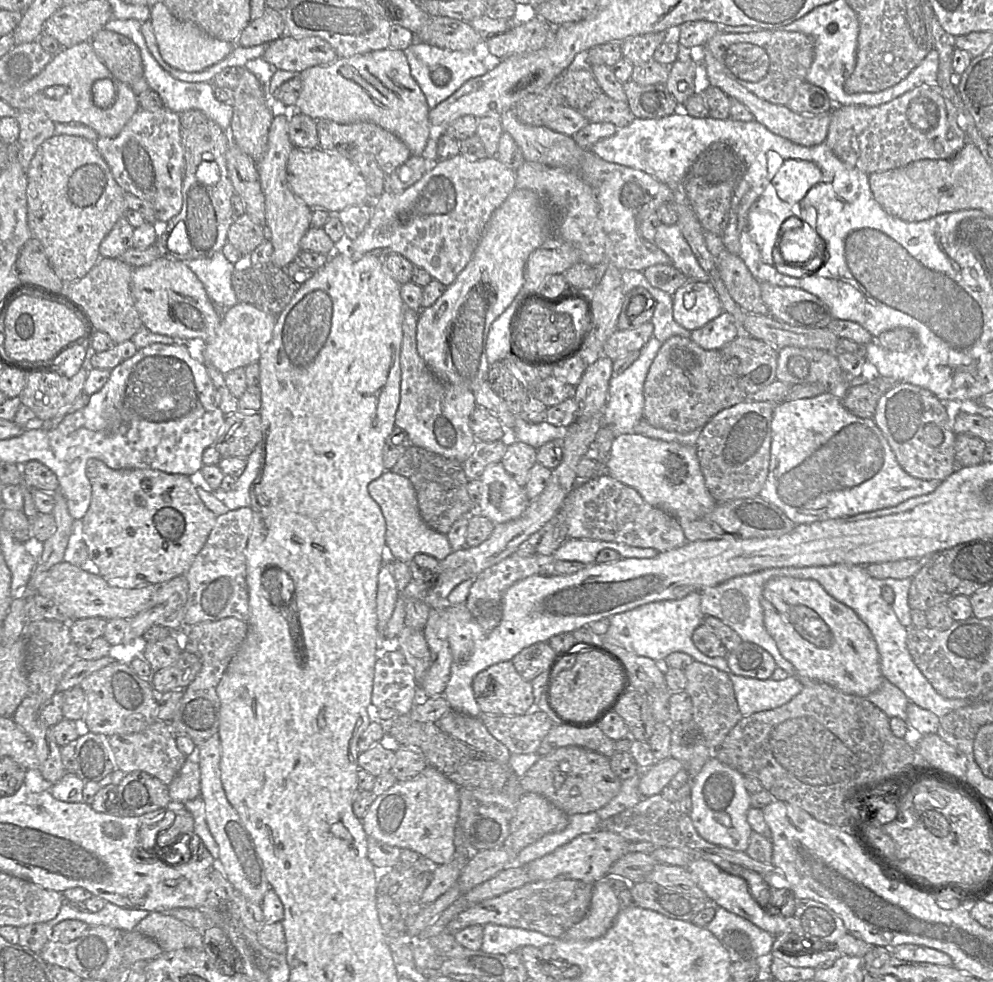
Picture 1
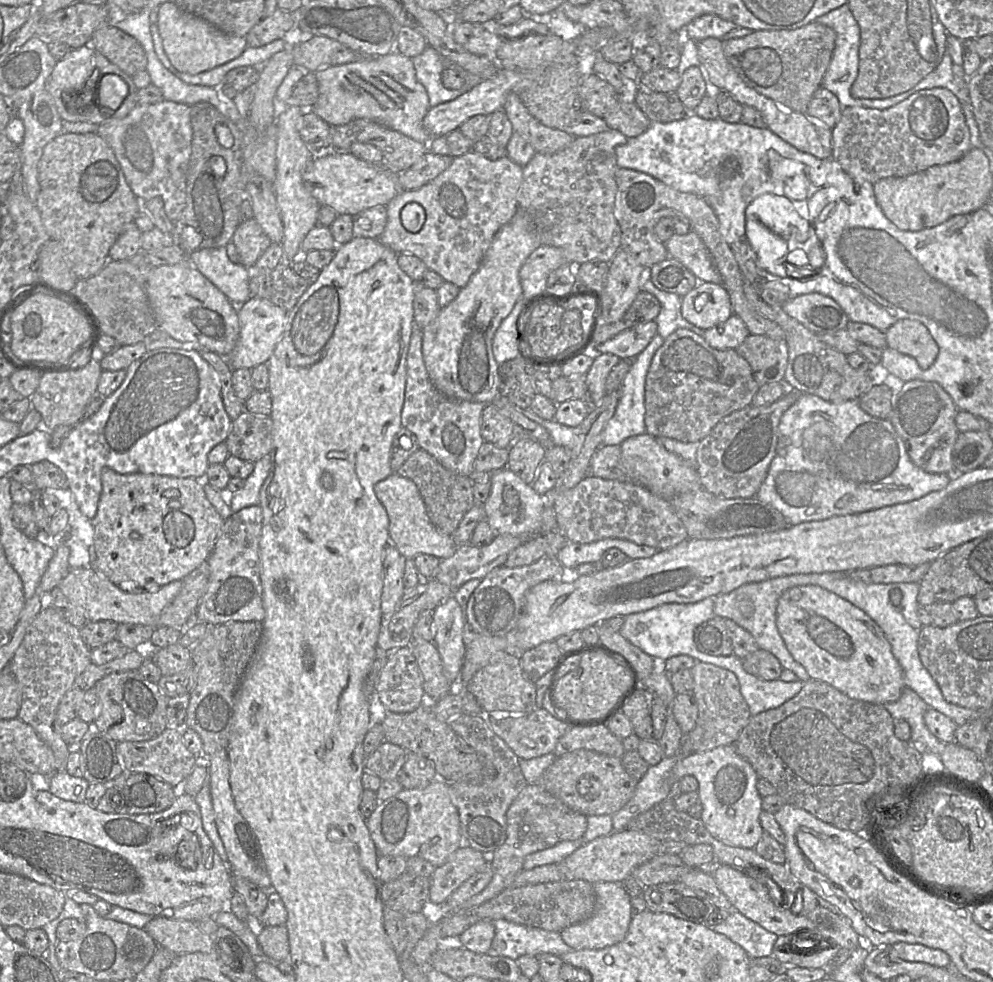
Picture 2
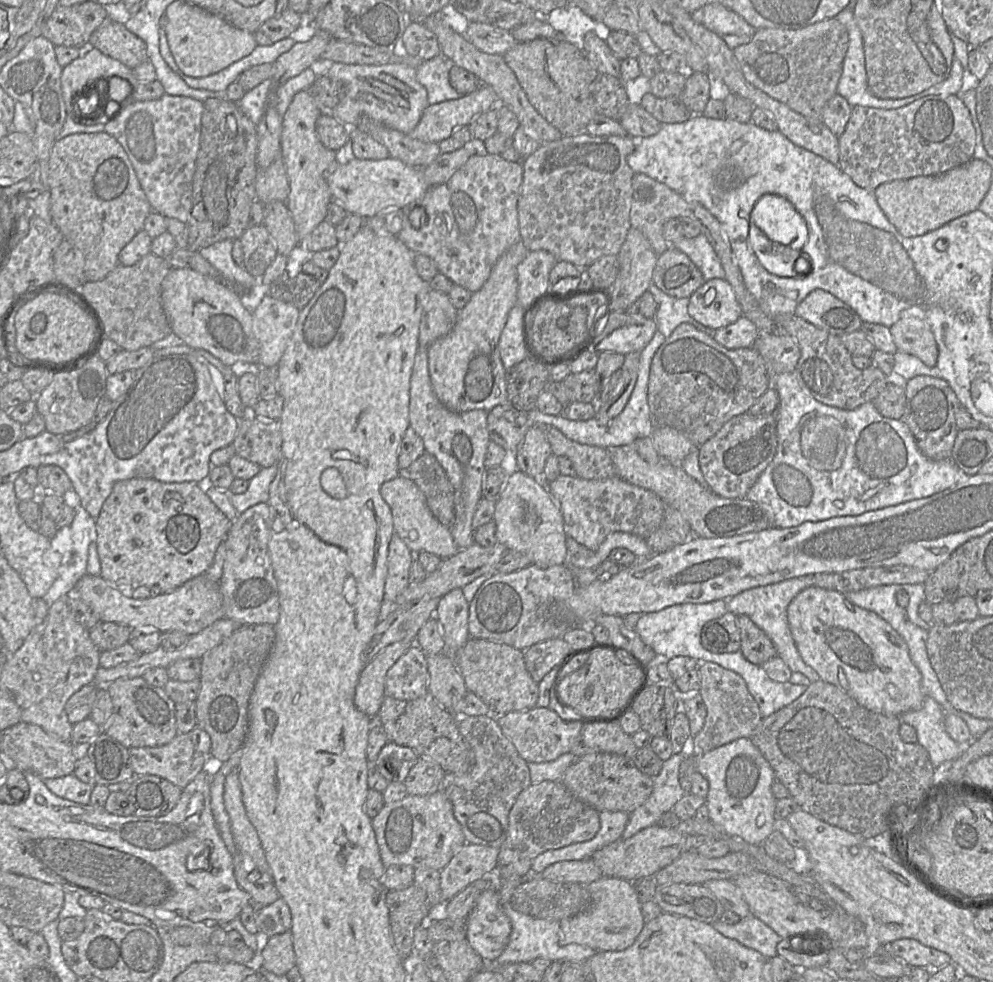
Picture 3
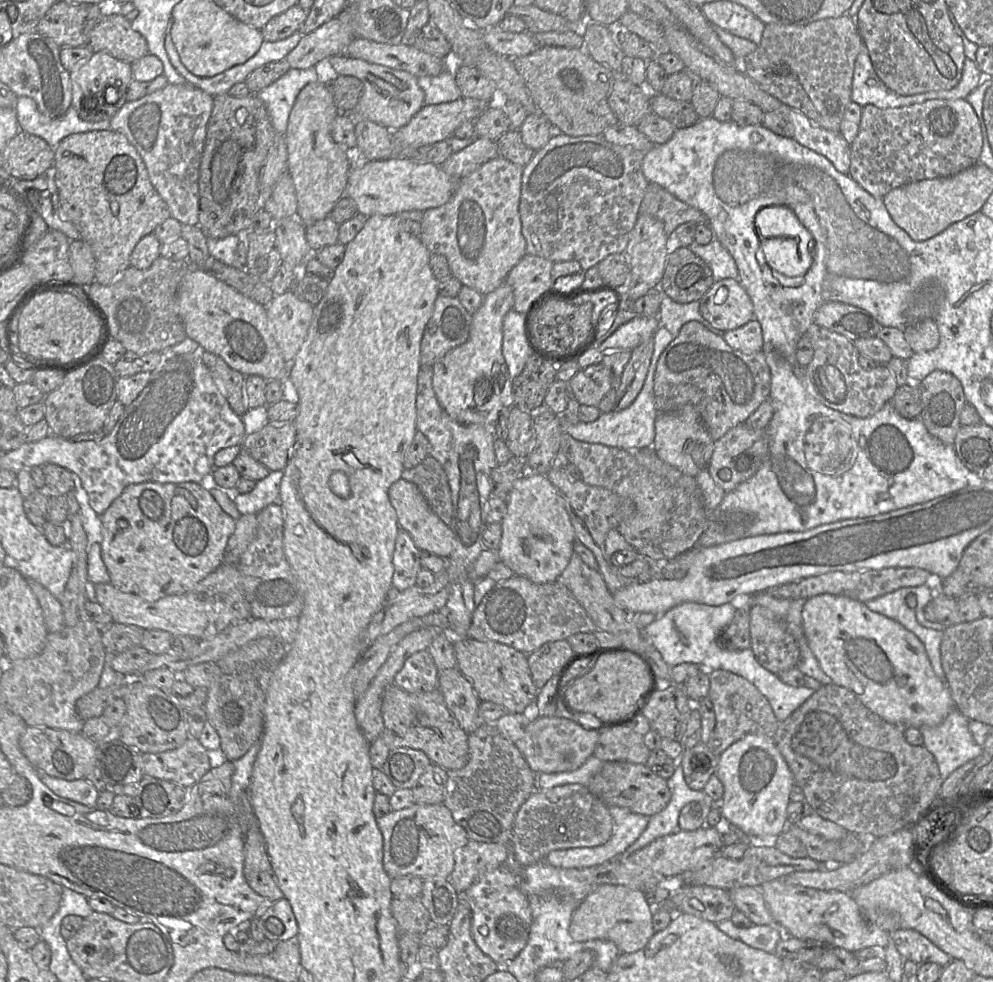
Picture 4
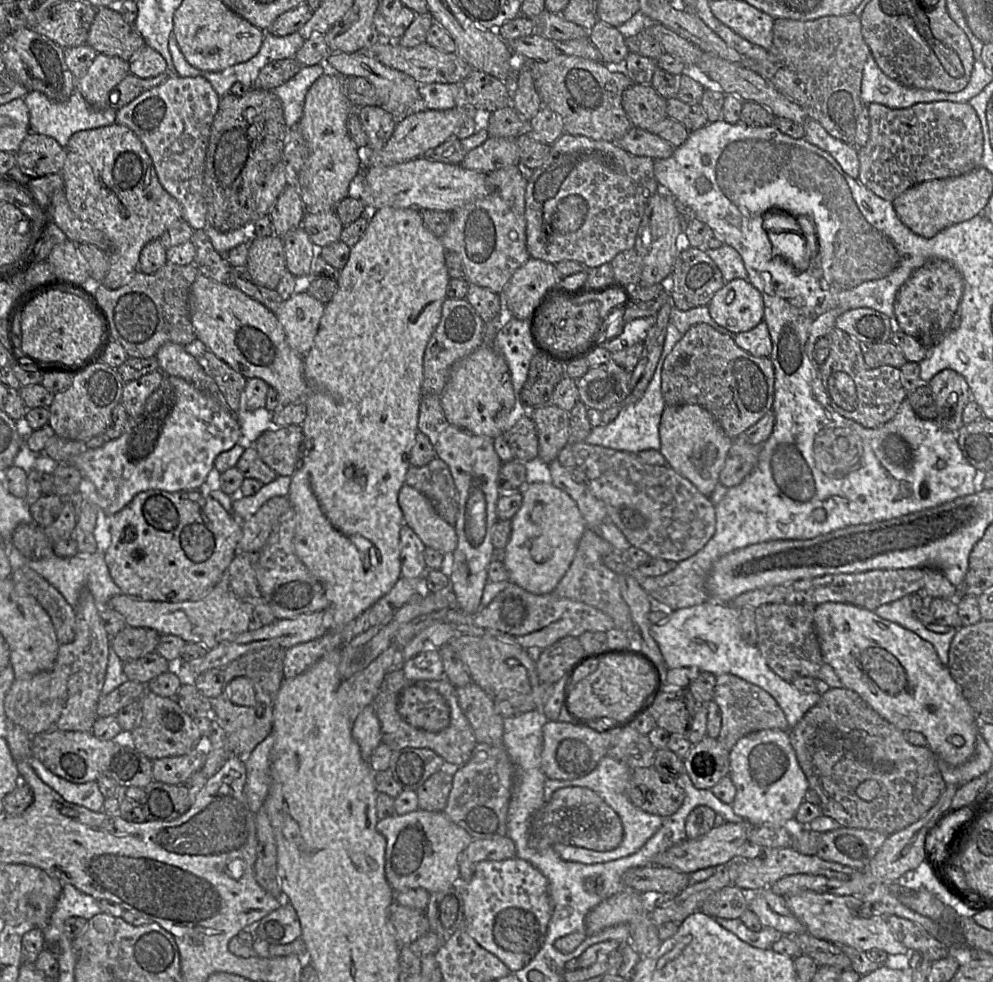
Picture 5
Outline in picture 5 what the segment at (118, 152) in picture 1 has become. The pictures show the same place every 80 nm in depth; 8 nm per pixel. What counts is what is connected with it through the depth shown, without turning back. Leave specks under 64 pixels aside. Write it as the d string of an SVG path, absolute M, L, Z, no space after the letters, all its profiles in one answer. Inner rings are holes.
M174 76L174 77L169 77L163 84L144 92L139 97L131 101L129 104L123 106L122 108L116 111L115 123L128 127L130 130L134 132L134 134L142 142L147 153L152 159L159 182L161 183L163 188L177 200L182 210L182 220L187 222L192 227L193 230L205 230L208 226L207 219L206 219L206 208L204 204L202 185L203 185L205 157L206 157L206 151L209 143L211 125L217 113L220 98L221 97L213 89L210 82L206 80L204 77Z

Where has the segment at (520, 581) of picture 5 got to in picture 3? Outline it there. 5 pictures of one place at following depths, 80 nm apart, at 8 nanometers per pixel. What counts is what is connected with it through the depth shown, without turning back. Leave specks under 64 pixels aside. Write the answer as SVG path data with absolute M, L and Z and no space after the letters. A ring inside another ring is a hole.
M511 469L496 500L493 521L496 524L497 542L506 546L508 551L528 555L531 564L540 568L567 563L567 535L563 516L541 479Z

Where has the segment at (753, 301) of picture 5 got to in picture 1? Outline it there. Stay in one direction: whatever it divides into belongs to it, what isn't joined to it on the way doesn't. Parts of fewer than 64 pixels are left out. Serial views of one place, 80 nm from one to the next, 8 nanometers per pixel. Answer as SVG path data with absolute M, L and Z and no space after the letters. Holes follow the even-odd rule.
M688 281L672 296L673 317L689 331L703 327L723 312L721 301L710 283Z

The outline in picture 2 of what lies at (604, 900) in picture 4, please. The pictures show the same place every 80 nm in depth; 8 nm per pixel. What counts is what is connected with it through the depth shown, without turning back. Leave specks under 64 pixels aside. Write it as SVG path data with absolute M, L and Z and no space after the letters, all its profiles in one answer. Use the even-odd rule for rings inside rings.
M599 881L593 883L595 890L595 910L586 920L573 924L561 933L562 940L577 949L602 949L622 941L633 916L630 896L620 882Z

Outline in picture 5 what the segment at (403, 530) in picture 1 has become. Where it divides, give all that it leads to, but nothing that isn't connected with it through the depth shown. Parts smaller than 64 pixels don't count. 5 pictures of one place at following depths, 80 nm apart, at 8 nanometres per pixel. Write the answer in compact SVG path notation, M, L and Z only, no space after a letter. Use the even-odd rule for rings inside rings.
M405 483L398 493L398 504L404 525L418 535L426 548L435 549L445 556L454 552L458 544L454 526L439 516L425 495Z

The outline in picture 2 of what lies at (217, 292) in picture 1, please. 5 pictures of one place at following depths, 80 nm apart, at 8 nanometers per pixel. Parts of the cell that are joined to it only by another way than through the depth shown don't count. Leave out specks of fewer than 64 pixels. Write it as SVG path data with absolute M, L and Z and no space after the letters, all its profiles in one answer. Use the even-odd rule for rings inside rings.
M226 246L202 249L191 253L190 259L192 264L189 265L193 265L235 305L250 299L249 279L259 274L259 270L232 263Z

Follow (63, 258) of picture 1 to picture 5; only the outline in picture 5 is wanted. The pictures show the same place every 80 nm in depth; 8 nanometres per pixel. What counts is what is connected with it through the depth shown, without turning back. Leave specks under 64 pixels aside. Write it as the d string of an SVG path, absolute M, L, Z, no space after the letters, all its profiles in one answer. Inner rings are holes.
M114 123L110 126L74 133L65 149L65 161L61 171L65 195L70 209L83 221L102 231L110 241L107 253L109 271L102 284L117 289L132 278L138 270L142 248L160 236L175 222L182 220L182 210L177 200L161 185L153 162L144 145L132 130Z

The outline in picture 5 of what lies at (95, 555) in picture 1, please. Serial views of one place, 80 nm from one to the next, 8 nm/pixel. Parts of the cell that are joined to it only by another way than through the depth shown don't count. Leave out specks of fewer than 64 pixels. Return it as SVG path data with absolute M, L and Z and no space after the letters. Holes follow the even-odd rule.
M203 487L177 492L153 489L140 492L124 508L110 517L110 534L111 543L104 553L104 559L113 581L120 588L122 594L143 601L175 603L200 600L212 590L237 553L237 546L242 537L242 524L233 513L227 512Z

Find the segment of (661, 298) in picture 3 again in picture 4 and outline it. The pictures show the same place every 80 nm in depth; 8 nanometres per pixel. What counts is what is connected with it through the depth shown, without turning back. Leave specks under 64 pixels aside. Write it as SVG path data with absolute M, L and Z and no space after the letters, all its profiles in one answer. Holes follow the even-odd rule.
M661 290L662 300L658 312L659 325L665 327L674 337L677 337L682 326L690 321L697 321L711 332L723 336L723 330L715 328L700 313L699 301L678 303Z

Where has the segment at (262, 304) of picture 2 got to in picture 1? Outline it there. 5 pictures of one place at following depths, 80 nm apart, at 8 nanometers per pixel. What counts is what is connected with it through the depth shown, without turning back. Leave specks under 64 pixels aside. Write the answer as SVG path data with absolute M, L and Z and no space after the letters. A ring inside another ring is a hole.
M237 303L220 310L221 319L212 338L205 341L203 364L210 364L221 373L246 367L258 362L263 350L272 338L276 316L268 314L248 303Z

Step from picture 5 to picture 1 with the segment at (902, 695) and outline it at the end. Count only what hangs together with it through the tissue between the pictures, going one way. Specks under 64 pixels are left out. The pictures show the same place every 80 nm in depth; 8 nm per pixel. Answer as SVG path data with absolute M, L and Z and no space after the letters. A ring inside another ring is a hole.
M771 579L763 588L761 605L767 632L798 675L863 698L881 686L884 676L871 631L850 607L829 595L817 581Z

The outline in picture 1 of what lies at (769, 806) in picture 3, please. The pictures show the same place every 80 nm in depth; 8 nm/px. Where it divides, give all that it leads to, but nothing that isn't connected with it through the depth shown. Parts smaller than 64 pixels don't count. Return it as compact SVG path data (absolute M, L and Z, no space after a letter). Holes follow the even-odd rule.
M712 756L694 778L690 797L692 806L689 817L697 833L704 840L731 850L746 851L753 830L747 821L747 812L751 808L751 801L750 793L744 785L744 775ZM672 757L659 761L648 768L640 777L639 791L643 797L661 793L675 774L684 769L683 764Z

